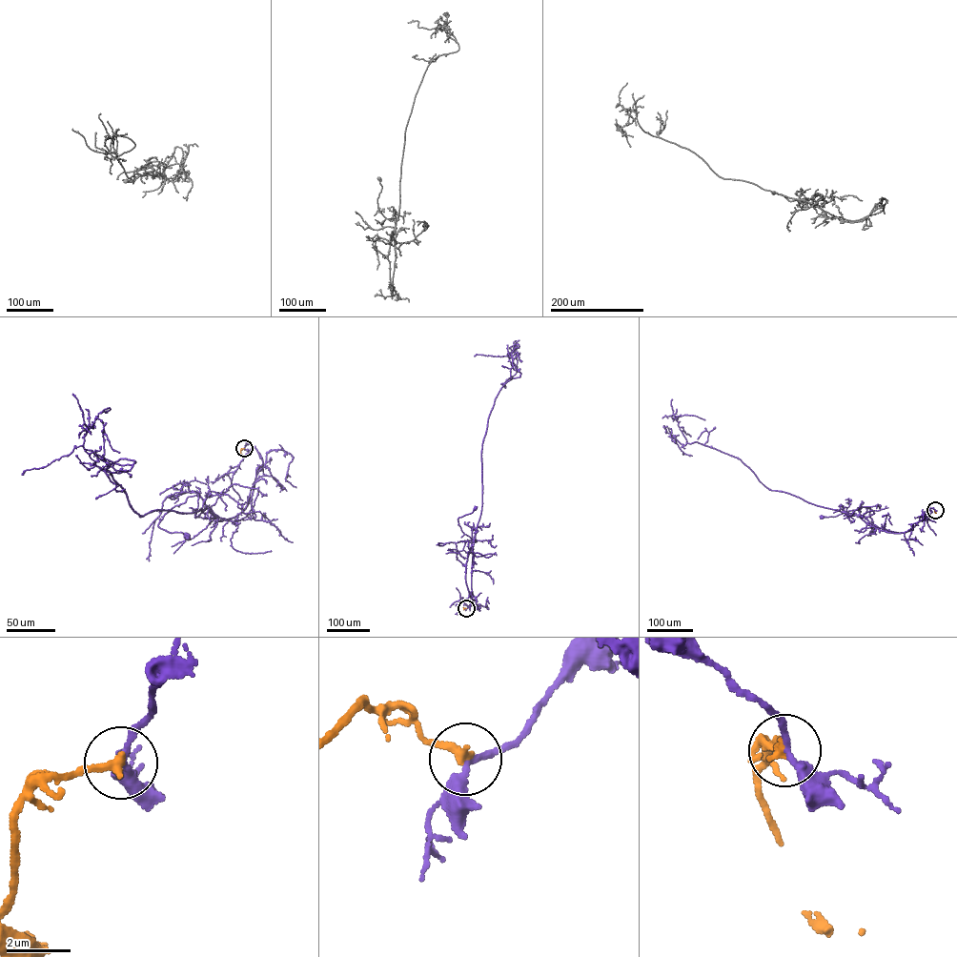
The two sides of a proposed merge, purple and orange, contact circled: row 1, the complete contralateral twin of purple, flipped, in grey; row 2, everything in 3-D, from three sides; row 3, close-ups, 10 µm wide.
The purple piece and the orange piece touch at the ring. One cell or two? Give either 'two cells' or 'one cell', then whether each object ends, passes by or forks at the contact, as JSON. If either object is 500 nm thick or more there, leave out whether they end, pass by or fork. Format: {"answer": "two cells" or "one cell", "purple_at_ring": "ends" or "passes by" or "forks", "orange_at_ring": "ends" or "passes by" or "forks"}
{"answer": "two cells", "purple_at_ring": "passes by", "orange_at_ring": "ends"}

